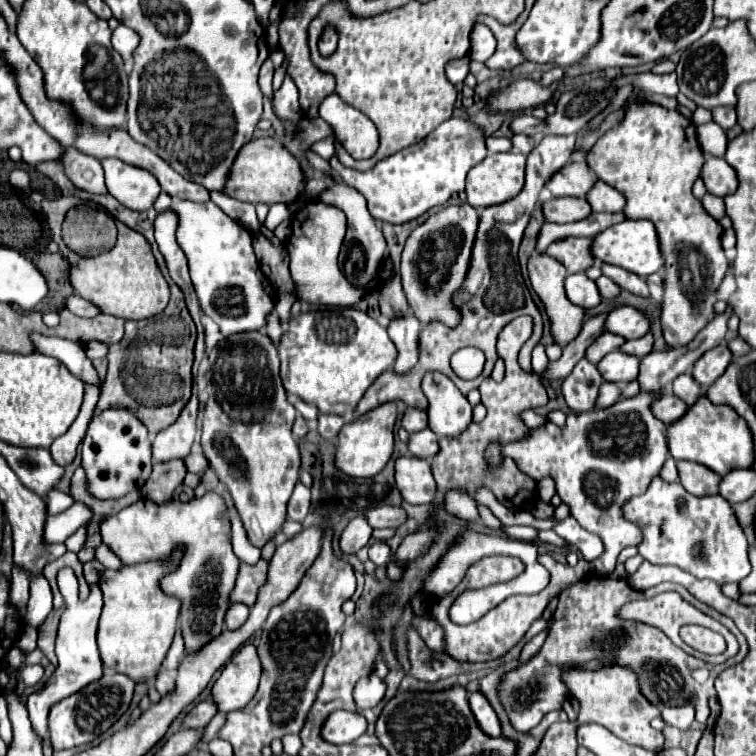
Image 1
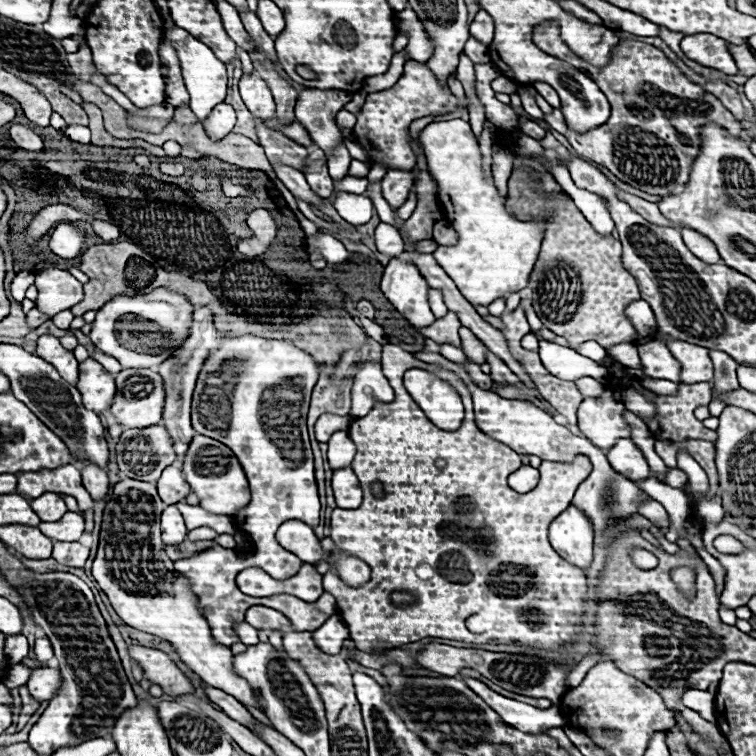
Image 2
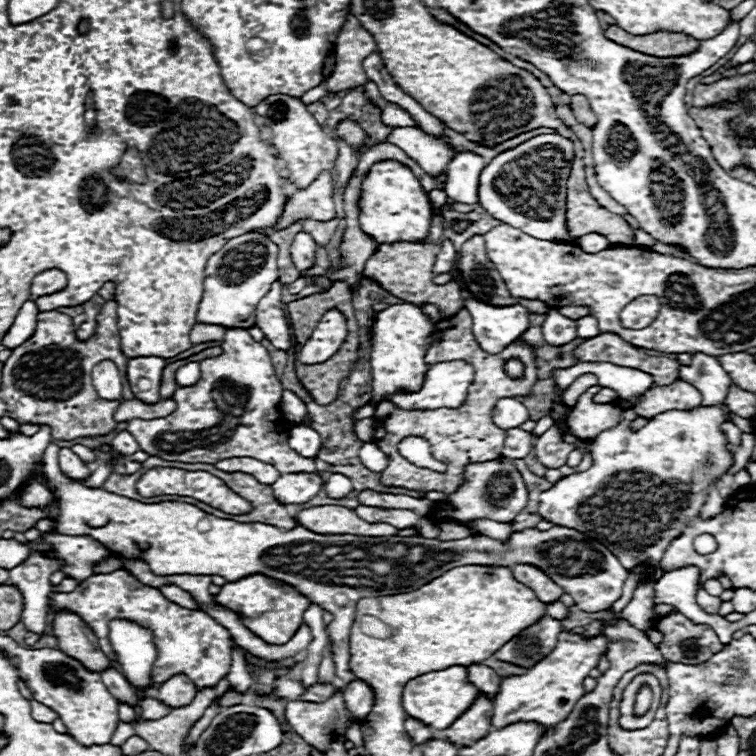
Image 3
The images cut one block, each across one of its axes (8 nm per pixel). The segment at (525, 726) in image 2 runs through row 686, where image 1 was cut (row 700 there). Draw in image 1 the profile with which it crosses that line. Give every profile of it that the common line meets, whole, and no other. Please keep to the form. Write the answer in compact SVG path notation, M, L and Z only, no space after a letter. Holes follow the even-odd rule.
M482 692L470 694L470 706L472 706L472 712L474 712L480 728L482 728L488 736L500 736L500 734L502 734L500 720L498 720L492 704L486 700L486 696L484 696Z

